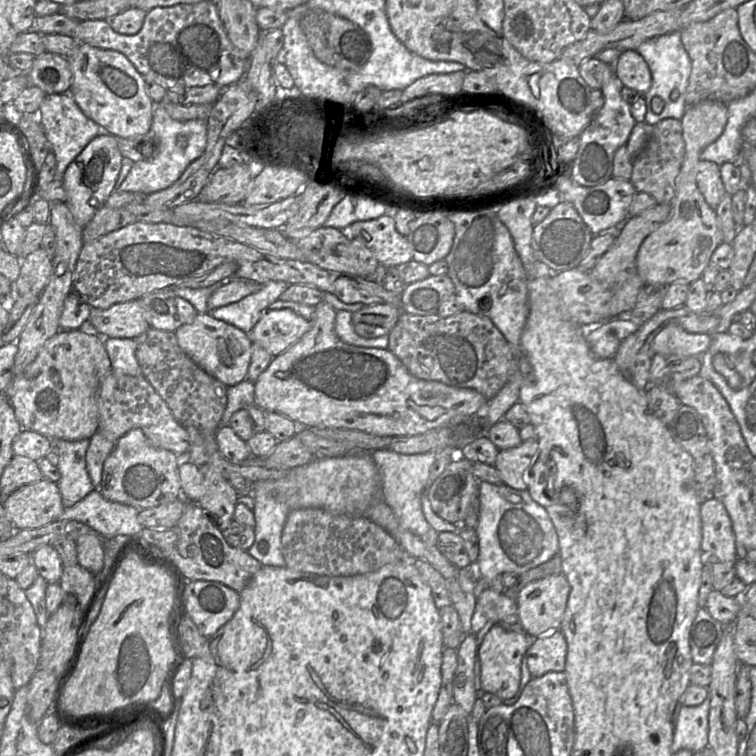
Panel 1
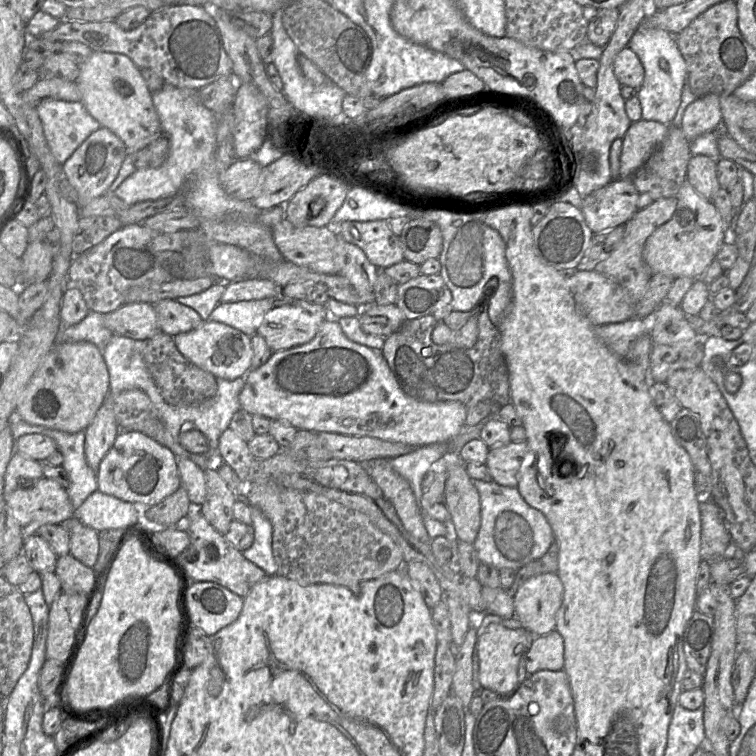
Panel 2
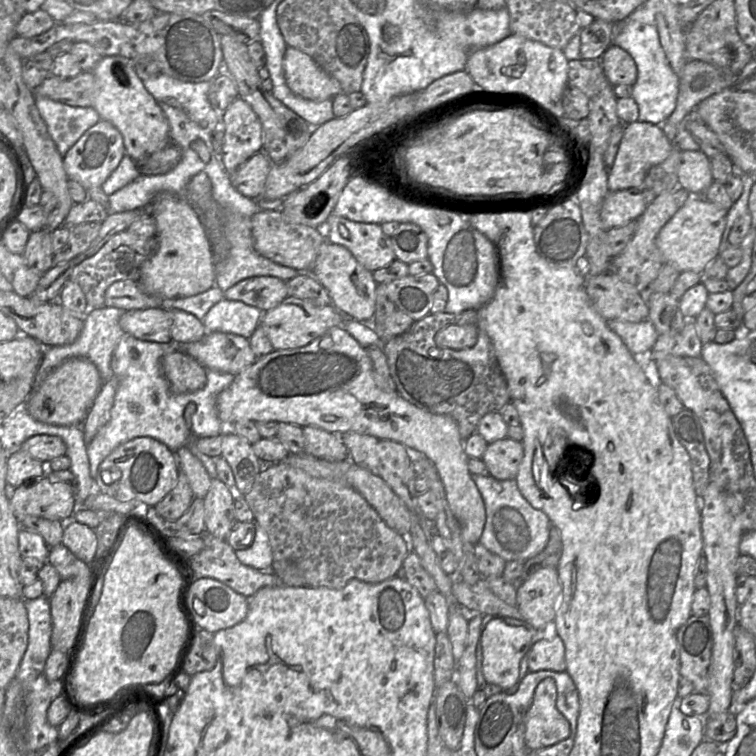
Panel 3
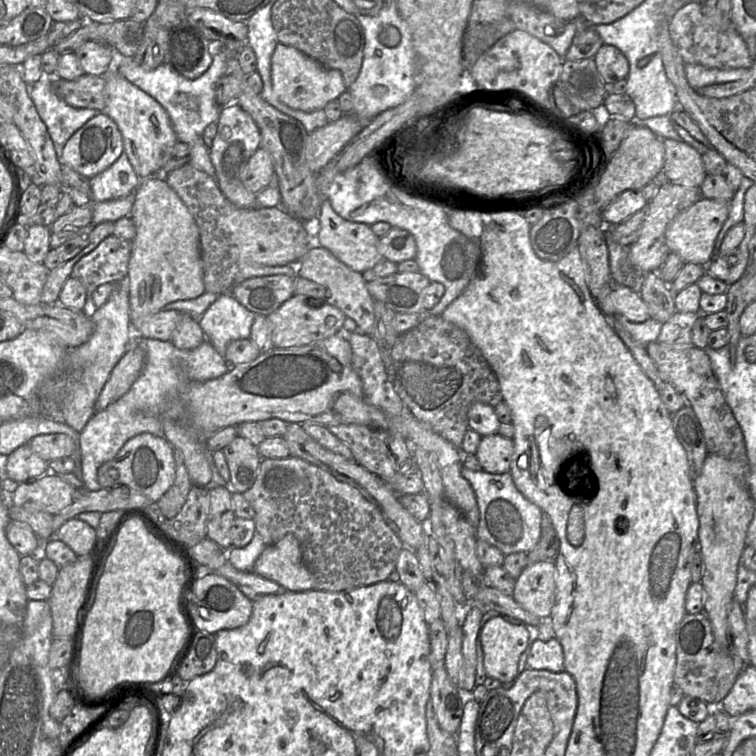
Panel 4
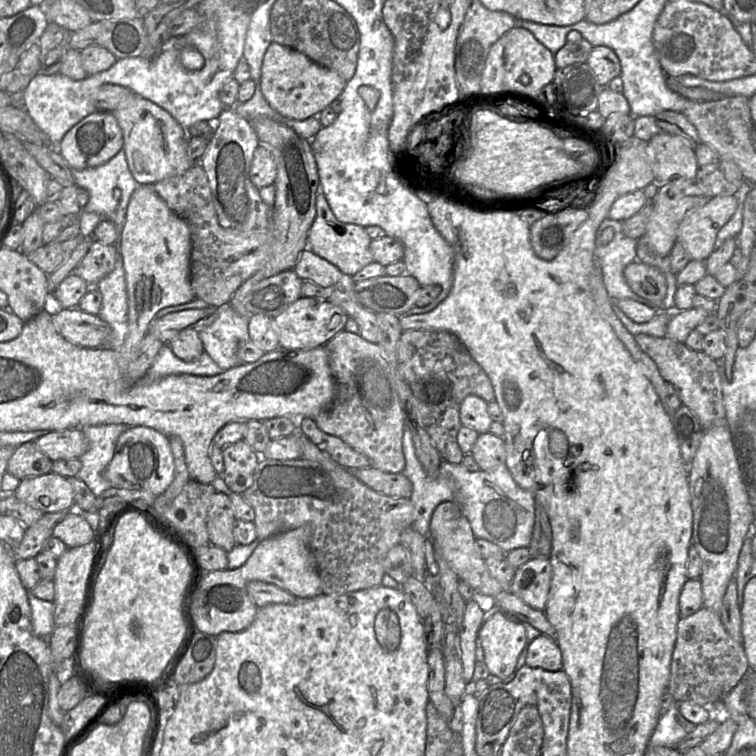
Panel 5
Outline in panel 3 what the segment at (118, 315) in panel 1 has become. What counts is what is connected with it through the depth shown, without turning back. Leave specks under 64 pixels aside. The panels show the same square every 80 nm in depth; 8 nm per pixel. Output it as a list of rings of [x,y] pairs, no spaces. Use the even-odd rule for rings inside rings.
[[[166,307],[124,311],[119,318],[119,325],[126,334],[141,340],[159,343],[172,340],[172,315]]]

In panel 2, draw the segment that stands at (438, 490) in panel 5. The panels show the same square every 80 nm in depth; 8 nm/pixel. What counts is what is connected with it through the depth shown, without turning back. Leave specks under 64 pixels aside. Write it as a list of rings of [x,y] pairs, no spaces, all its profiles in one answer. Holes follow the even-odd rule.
[[[473,480],[481,499],[481,527],[473,543],[479,564],[498,569],[514,569],[541,558],[555,540],[548,520],[542,512],[531,507],[517,487],[502,486],[495,481]]]

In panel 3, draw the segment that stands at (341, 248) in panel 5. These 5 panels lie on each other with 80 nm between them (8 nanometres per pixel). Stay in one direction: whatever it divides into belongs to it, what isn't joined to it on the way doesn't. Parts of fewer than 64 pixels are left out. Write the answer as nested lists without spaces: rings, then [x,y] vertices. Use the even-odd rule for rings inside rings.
[[[331,213],[320,228],[325,232],[326,241],[346,247],[356,260],[371,272],[395,260],[392,239],[383,233],[379,224],[354,222]]]

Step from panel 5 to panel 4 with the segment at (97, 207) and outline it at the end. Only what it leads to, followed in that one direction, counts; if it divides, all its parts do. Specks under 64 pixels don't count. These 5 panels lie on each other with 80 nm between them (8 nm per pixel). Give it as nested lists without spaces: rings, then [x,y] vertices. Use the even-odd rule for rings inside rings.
[[[123,152],[107,169],[89,179],[91,203],[108,201],[133,194],[141,179]]]

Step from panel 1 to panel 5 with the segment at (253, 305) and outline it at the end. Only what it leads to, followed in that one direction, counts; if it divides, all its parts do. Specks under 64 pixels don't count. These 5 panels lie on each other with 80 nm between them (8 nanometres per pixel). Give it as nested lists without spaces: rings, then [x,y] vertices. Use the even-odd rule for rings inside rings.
[[[229,303],[217,307],[216,313],[215,321],[198,332],[204,351],[226,371],[242,363],[238,351],[250,340],[248,317],[238,314]]]

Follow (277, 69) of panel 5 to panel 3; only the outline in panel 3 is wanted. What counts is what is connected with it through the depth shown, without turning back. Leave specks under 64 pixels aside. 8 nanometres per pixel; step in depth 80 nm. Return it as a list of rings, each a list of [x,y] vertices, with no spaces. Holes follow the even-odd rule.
[[[287,47],[283,70],[290,90],[302,98],[323,101],[342,93],[339,82],[299,49]]]

